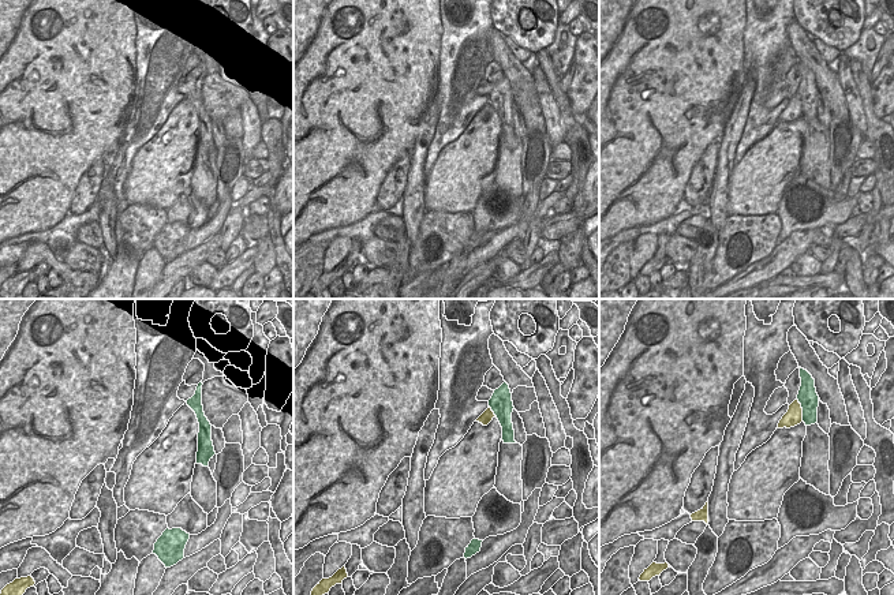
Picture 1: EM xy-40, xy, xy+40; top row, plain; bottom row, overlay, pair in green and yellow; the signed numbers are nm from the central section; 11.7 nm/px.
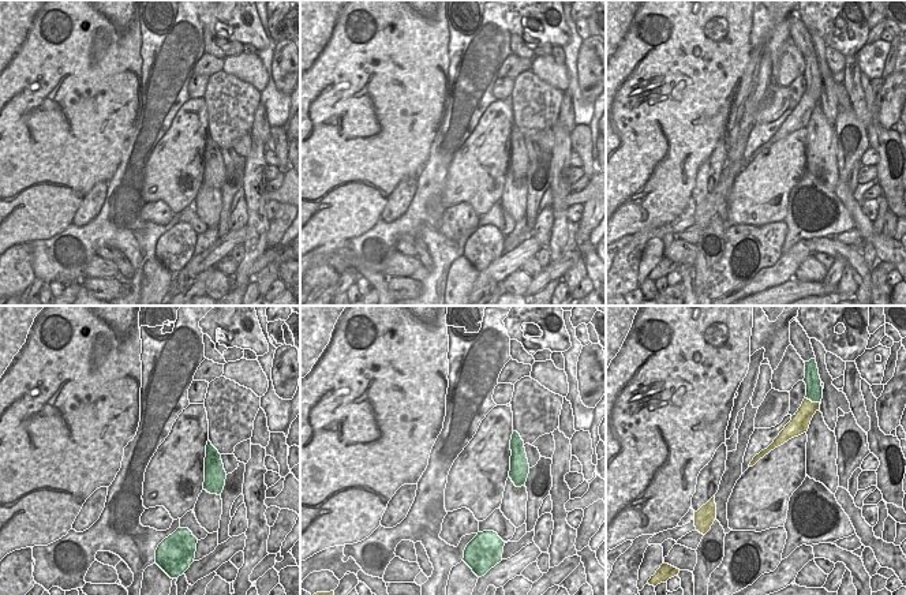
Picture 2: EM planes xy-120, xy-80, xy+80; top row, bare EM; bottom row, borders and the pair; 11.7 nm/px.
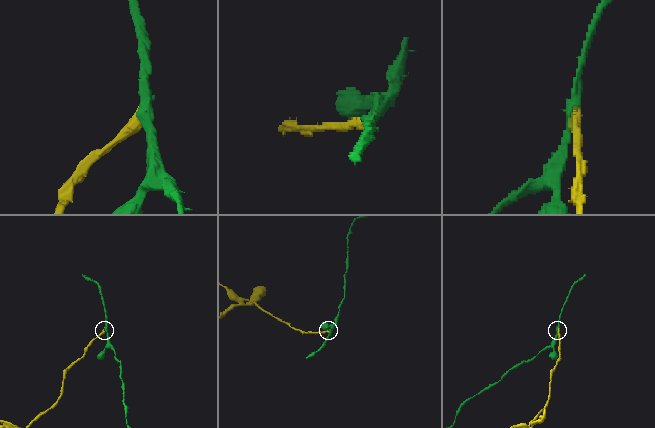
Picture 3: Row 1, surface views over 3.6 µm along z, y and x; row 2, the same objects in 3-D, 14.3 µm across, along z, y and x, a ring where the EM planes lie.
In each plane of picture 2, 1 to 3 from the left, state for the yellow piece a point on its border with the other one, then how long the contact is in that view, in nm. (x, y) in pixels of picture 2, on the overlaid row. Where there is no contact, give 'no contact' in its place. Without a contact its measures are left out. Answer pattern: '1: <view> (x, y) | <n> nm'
1: no contact
2: no contact
3: xy+80 (813, 401) | 200 nm

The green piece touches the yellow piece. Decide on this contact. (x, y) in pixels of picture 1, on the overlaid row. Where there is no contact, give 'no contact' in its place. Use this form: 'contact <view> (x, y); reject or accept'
contact xy+40 (803, 410); reject

